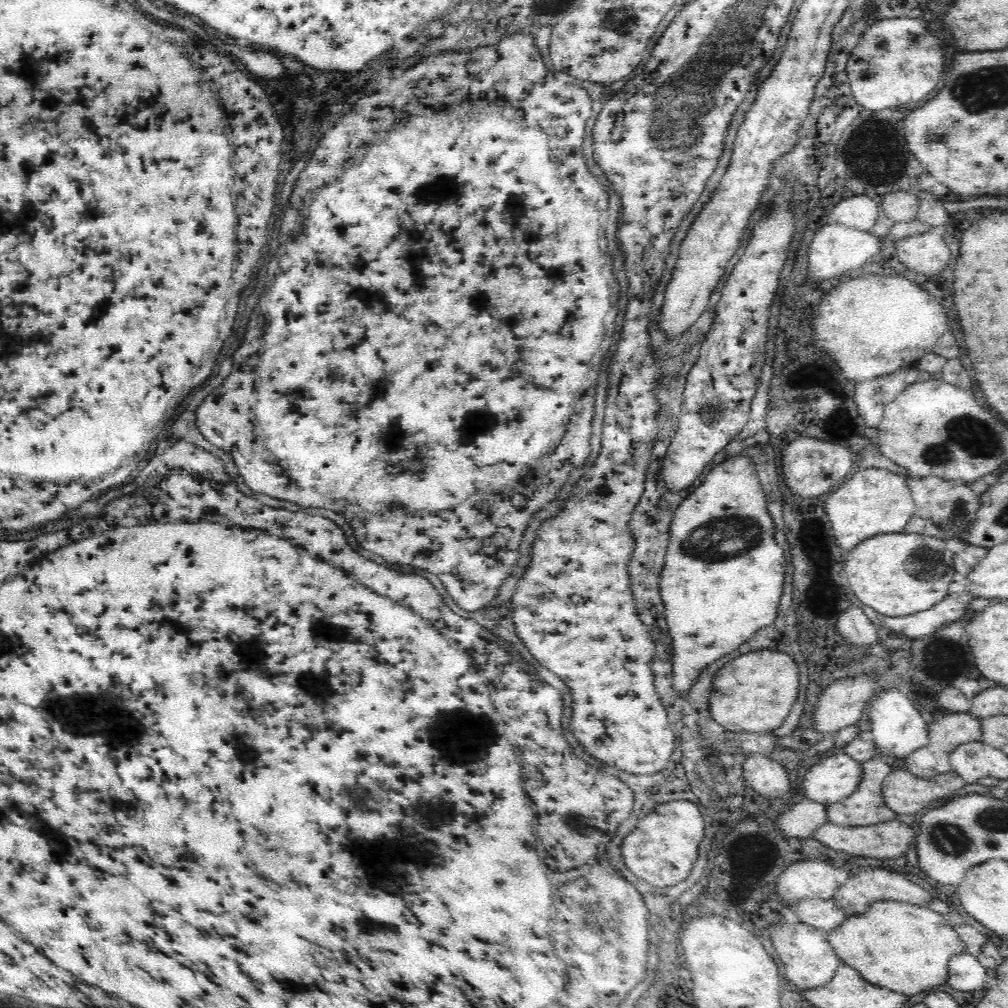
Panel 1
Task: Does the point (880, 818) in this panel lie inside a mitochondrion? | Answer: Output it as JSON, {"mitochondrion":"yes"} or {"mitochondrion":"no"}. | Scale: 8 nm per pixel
{"mitochondrion":"no"}

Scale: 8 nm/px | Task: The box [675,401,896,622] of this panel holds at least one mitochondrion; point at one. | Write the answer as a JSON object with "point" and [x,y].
{"point":[727,537]}

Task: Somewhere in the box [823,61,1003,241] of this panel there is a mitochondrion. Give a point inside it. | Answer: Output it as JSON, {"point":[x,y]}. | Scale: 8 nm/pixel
{"point":[939,135]}

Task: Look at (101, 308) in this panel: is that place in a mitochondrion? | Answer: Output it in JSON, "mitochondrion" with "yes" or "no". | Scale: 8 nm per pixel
{"mitochondrion":"no"}

